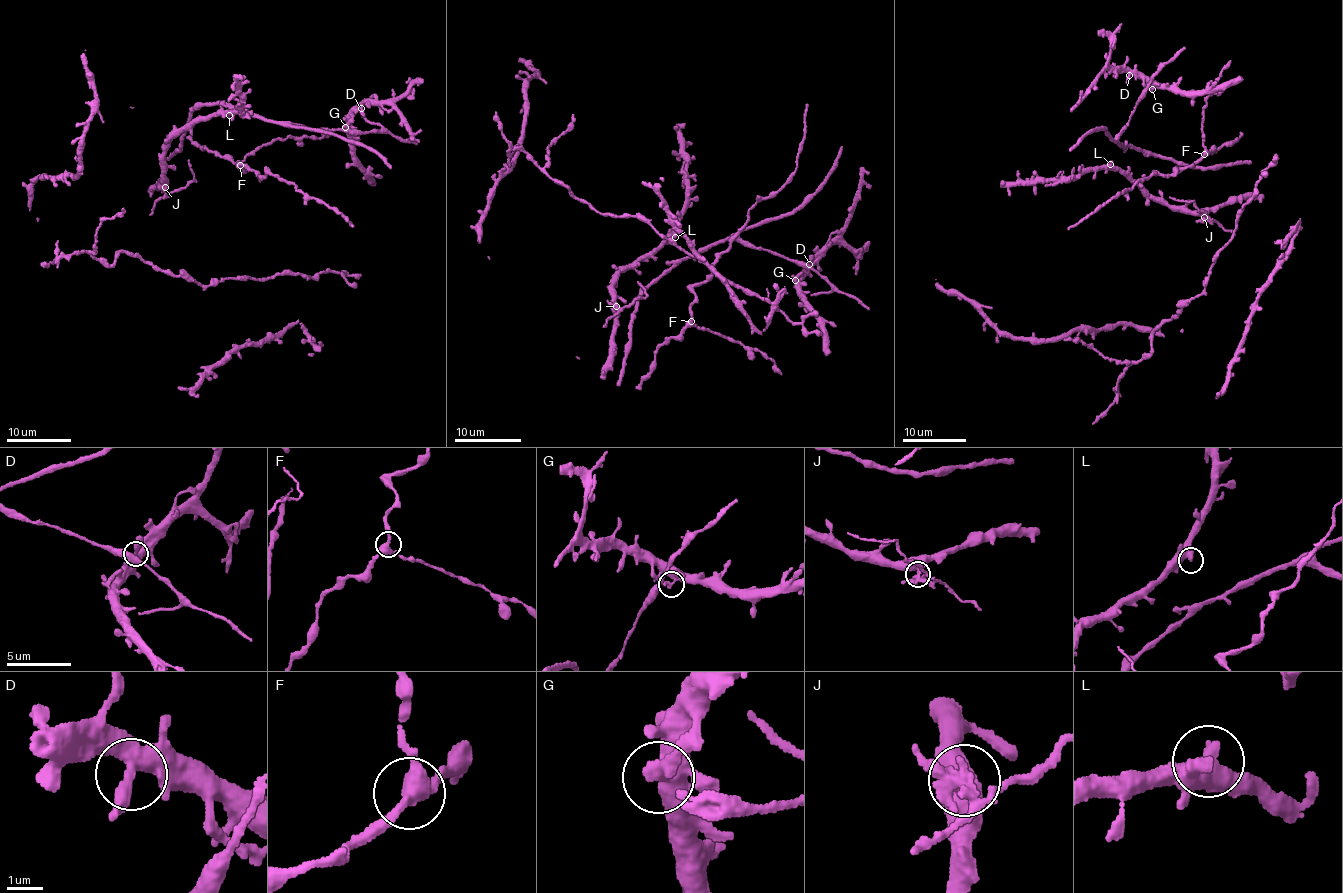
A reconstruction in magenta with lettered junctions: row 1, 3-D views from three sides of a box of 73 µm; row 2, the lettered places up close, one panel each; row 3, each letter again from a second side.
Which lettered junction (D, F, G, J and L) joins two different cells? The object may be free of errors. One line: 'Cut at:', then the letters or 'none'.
Cut at: J

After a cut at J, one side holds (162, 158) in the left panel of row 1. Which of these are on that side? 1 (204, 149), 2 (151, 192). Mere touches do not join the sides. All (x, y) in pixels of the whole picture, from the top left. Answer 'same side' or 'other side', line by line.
1: same side
2: same side

